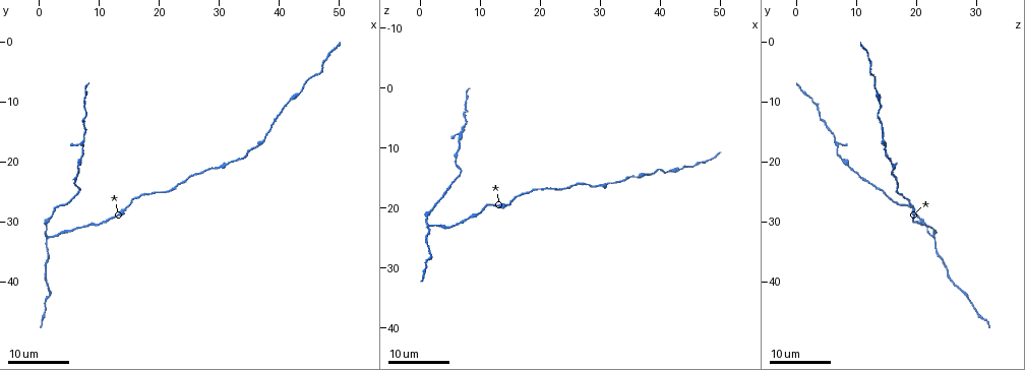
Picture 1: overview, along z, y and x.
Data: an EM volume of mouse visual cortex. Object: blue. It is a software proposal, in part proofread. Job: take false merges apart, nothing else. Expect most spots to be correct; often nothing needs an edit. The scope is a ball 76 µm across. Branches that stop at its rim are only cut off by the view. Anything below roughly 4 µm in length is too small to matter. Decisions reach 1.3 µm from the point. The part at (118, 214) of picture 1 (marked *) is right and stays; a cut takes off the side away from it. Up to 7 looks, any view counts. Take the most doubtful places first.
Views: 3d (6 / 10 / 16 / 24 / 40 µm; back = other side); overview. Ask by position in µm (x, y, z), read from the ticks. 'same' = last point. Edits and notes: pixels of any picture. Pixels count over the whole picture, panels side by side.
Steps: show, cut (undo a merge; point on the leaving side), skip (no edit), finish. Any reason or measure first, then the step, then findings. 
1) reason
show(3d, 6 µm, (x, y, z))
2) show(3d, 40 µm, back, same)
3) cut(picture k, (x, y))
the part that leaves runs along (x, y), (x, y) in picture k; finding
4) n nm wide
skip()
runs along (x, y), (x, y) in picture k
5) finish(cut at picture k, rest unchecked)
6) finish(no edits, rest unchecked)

thick turns thin
show(3d, 16 µm, (37.5, 16.5, 14.5))

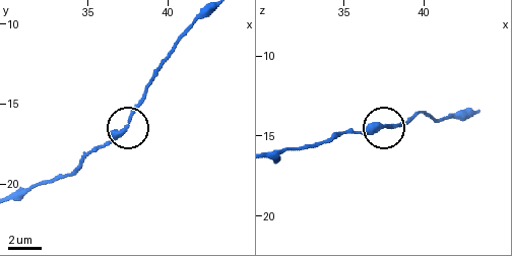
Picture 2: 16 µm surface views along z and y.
zoom in
show(3d, 10 µm, (37.6, 16.1, 14.4))

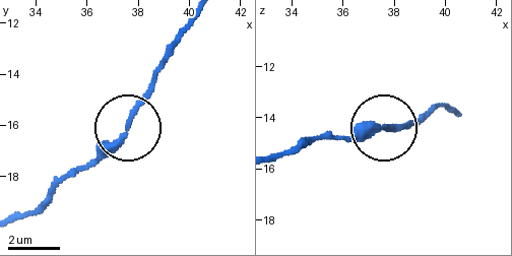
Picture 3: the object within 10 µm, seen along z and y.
230 nm wide
skip()
one cell here

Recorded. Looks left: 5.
calibre changes
show(3d, 16 µm, (29.5, 21.0, 16.5))

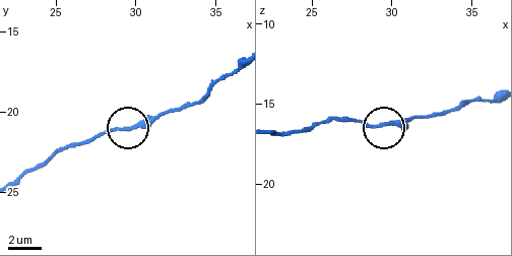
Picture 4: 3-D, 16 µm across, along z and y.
zoom in
show(3d, 6 µm, (29.4, 21.0, 16.2))

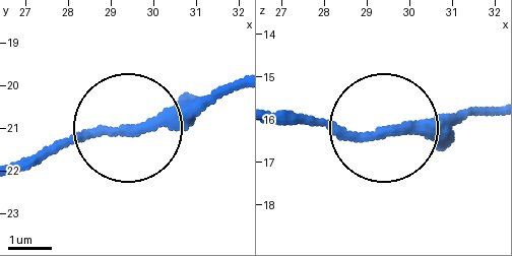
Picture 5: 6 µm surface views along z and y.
skip()
runs along (20, 171), (85, 138), (184, 124), (239, 87) in picture 5; all the same cell

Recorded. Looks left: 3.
a narrow waist
show(3d, 24 µm, (47.5, 4.5, 12.5))

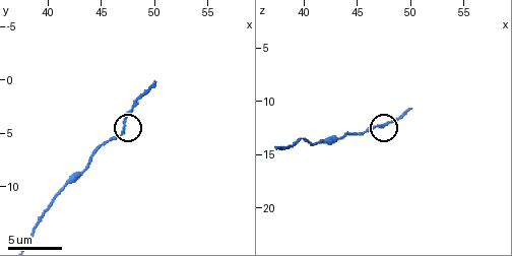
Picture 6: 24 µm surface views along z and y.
show(3d, 6 µm, (47.2, 4.2, 12.2))

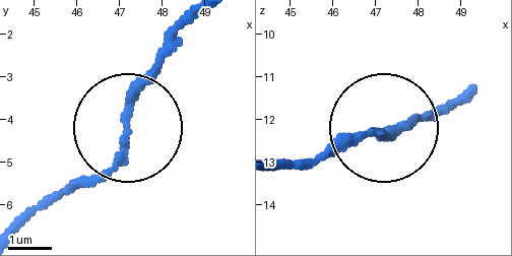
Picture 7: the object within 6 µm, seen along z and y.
150 nm wide
skip()
runs along (281, 164), (423, 120) in picture 7; continuous, no second cell

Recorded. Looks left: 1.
finish(no edits, rest unchecked)

